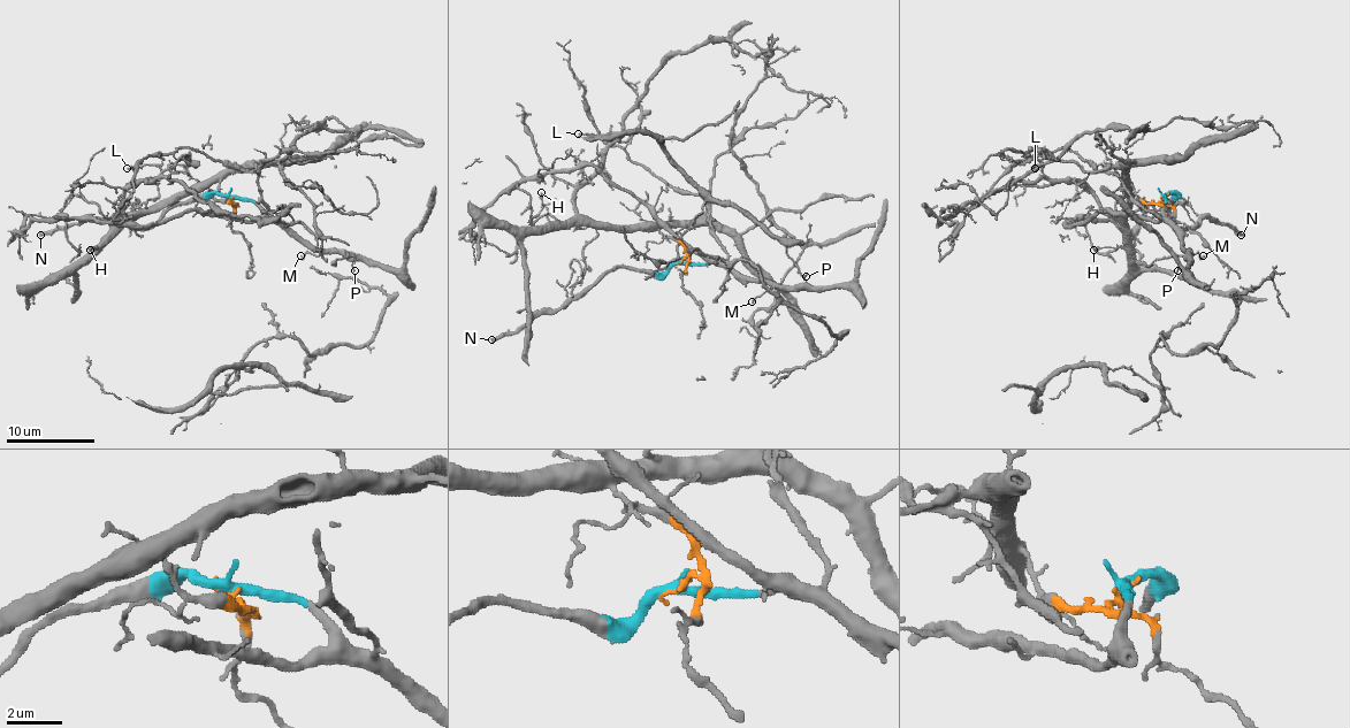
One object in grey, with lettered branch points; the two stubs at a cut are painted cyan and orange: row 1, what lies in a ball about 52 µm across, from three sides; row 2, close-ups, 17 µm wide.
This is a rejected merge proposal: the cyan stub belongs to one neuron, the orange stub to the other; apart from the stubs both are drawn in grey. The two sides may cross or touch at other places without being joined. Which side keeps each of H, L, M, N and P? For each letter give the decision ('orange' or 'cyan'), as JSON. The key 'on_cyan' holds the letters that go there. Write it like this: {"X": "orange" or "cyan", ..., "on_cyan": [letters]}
{"H": "orange", "L": "orange", "M": "cyan", "N": "cyan", "P": "cyan", "on_cyan": ["M", "N", "P"]}

